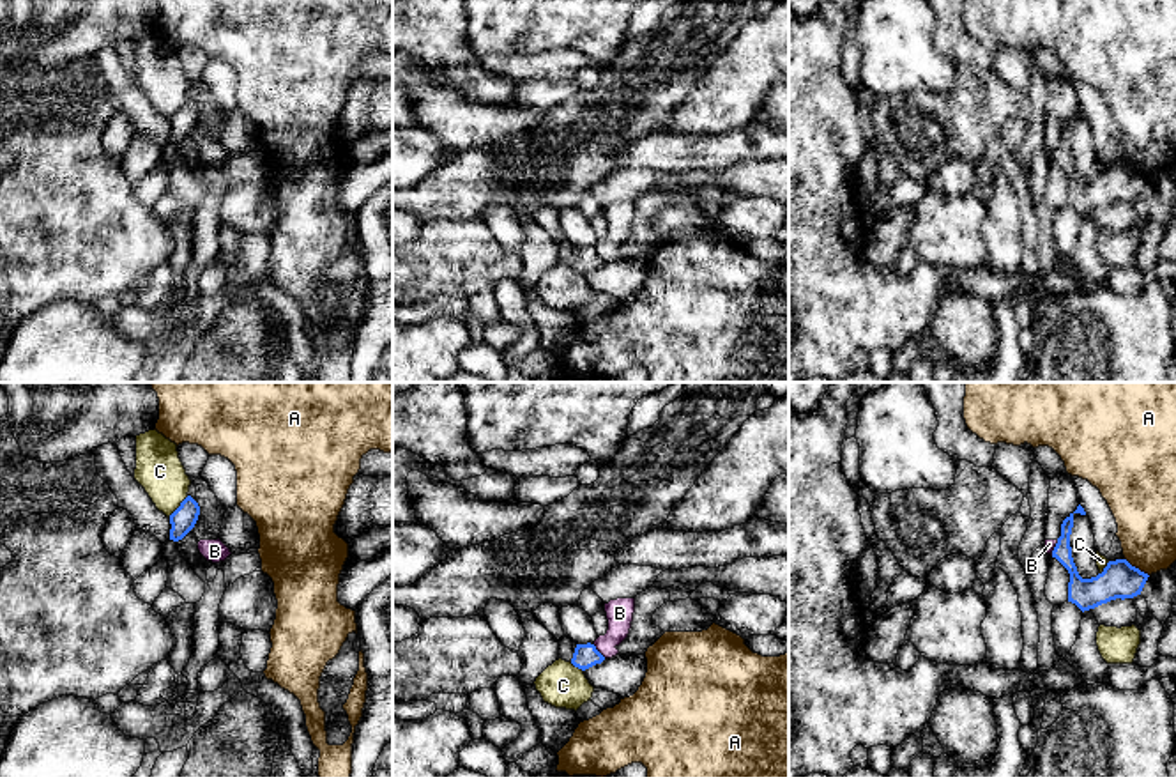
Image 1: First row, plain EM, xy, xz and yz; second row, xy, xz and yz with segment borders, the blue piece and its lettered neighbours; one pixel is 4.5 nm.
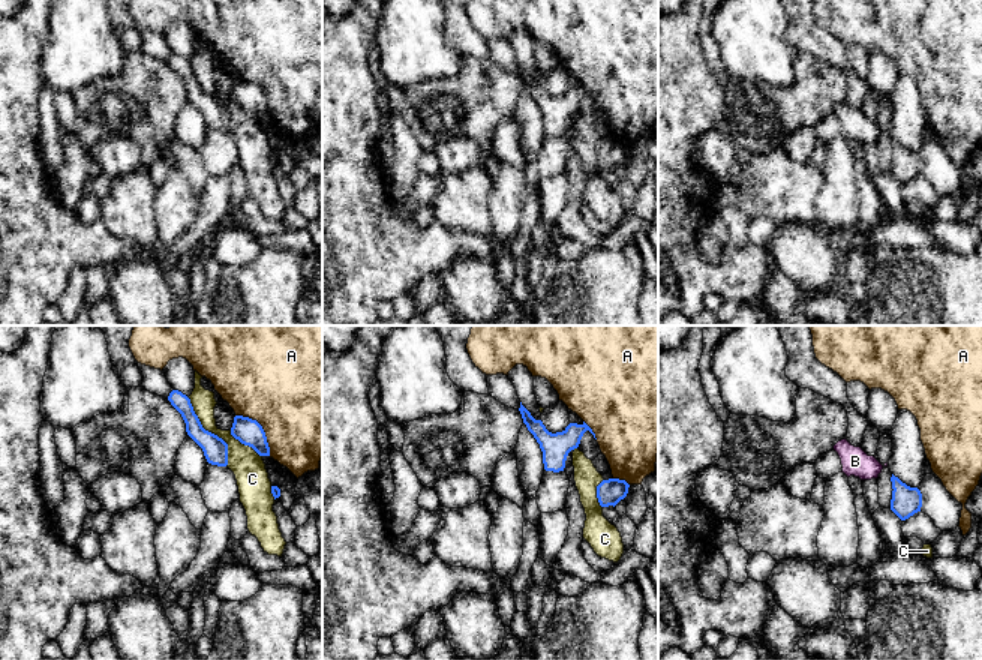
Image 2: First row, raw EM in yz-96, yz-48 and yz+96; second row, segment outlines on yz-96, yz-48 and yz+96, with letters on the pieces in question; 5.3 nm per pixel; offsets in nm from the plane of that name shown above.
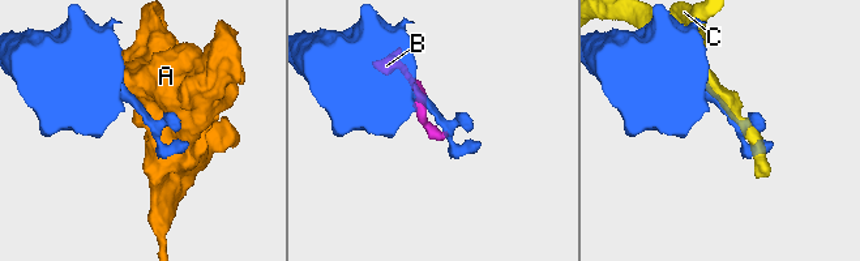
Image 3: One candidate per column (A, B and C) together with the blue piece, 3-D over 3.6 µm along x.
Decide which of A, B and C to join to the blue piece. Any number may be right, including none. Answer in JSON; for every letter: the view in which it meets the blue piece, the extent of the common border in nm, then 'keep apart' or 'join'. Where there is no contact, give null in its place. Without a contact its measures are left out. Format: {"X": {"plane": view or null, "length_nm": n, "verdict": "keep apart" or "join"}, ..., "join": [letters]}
{"A": {"plane": "yz", "length_nm": 140, "verdict": "keep apart"}, "B": {"plane": "xz", "length_nm": 90, "verdict": "keep apart"}, "C": {"plane": "xy", "length_nm": 130, "verdict": "keep apart"}, "join": []}

